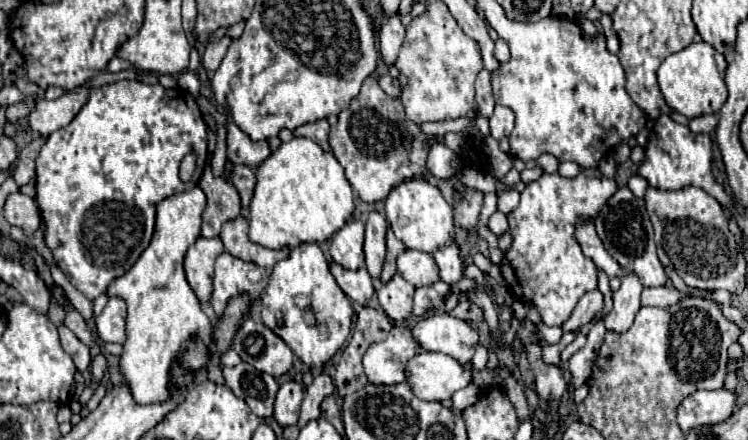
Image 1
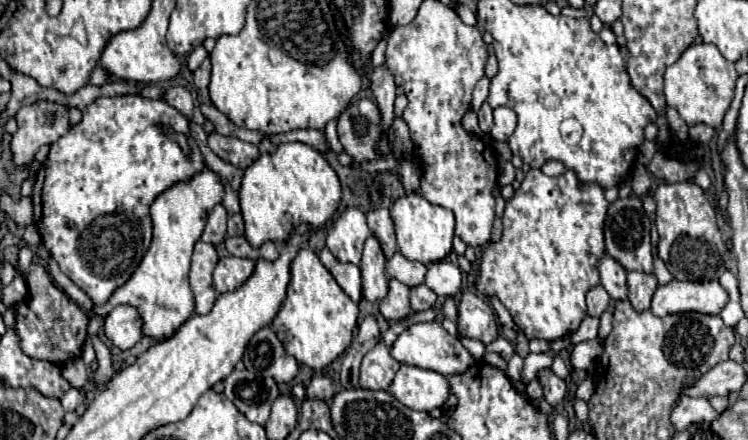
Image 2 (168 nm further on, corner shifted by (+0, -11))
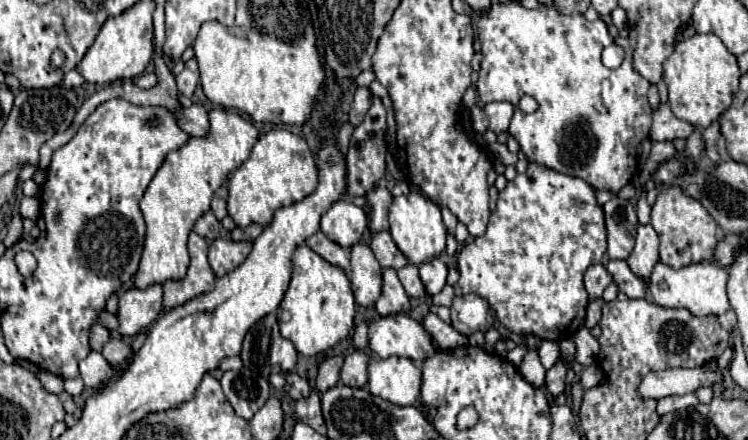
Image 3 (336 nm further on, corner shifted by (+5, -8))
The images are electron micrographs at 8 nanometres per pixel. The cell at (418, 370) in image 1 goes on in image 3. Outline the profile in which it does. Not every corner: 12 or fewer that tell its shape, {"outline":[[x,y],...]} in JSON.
{"outline":[[406,357],[372,359],[368,387],[414,405],[422,371]]}

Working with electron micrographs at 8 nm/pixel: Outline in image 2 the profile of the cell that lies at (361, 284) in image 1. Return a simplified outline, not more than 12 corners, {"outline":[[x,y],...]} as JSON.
{"outline":[[327,248],[319,252],[323,266],[337,284],[361,300],[361,270],[339,262]]}

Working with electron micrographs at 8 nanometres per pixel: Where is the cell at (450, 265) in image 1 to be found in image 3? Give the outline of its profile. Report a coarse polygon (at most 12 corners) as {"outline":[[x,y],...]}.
{"outline":[[442,259],[420,265],[420,279],[428,295],[446,285],[448,267]]}

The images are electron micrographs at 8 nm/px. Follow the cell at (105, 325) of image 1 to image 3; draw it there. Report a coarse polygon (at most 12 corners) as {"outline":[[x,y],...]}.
{"outline":[[162,287],[120,295],[118,333],[144,331],[162,309]]}

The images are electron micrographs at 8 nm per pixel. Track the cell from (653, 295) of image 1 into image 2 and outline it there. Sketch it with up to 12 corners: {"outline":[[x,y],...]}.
{"outline":[[671,280],[651,312],[719,314],[729,294],[719,280]]}

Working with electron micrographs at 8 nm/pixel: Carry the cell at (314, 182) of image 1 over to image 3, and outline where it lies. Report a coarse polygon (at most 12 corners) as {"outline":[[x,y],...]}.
{"outline":[[264,133],[228,181],[228,215],[242,229],[316,187],[306,139]]}

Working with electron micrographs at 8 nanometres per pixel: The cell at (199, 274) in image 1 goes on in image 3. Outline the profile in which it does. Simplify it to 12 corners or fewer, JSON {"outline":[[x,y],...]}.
{"outline":[[188,239],[186,279],[164,285],[164,311],[214,289],[208,243]]}

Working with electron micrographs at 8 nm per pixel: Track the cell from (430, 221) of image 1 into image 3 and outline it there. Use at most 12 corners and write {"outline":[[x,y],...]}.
{"outline":[[418,191],[394,197],[390,235],[414,265],[446,249],[440,209]]}

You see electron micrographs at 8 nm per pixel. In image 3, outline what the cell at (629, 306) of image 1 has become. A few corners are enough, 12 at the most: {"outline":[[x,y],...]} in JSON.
{"outline":[[638,225],[636,247],[628,267],[650,279],[658,263],[658,235],[650,225]]}

